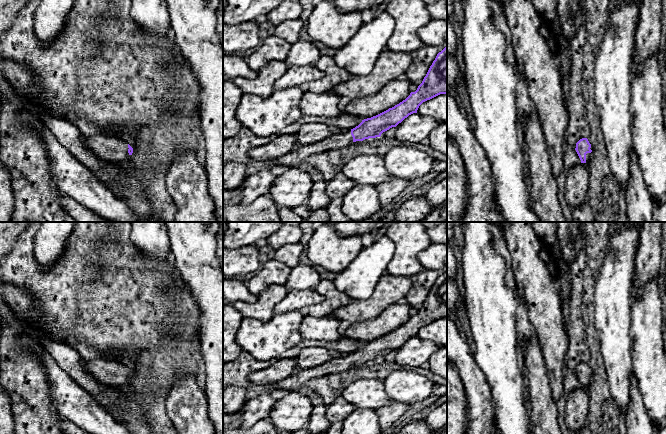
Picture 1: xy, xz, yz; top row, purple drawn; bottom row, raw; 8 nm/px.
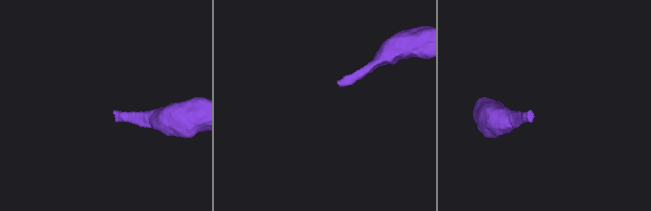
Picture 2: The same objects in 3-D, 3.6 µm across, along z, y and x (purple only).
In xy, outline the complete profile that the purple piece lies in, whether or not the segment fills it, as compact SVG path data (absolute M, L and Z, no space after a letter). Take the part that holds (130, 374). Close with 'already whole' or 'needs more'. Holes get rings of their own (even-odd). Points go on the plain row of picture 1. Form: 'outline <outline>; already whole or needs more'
outline M88 356L85 363L87 371L99 383L120 387L133 377L133 372L122 362Z; needs more

